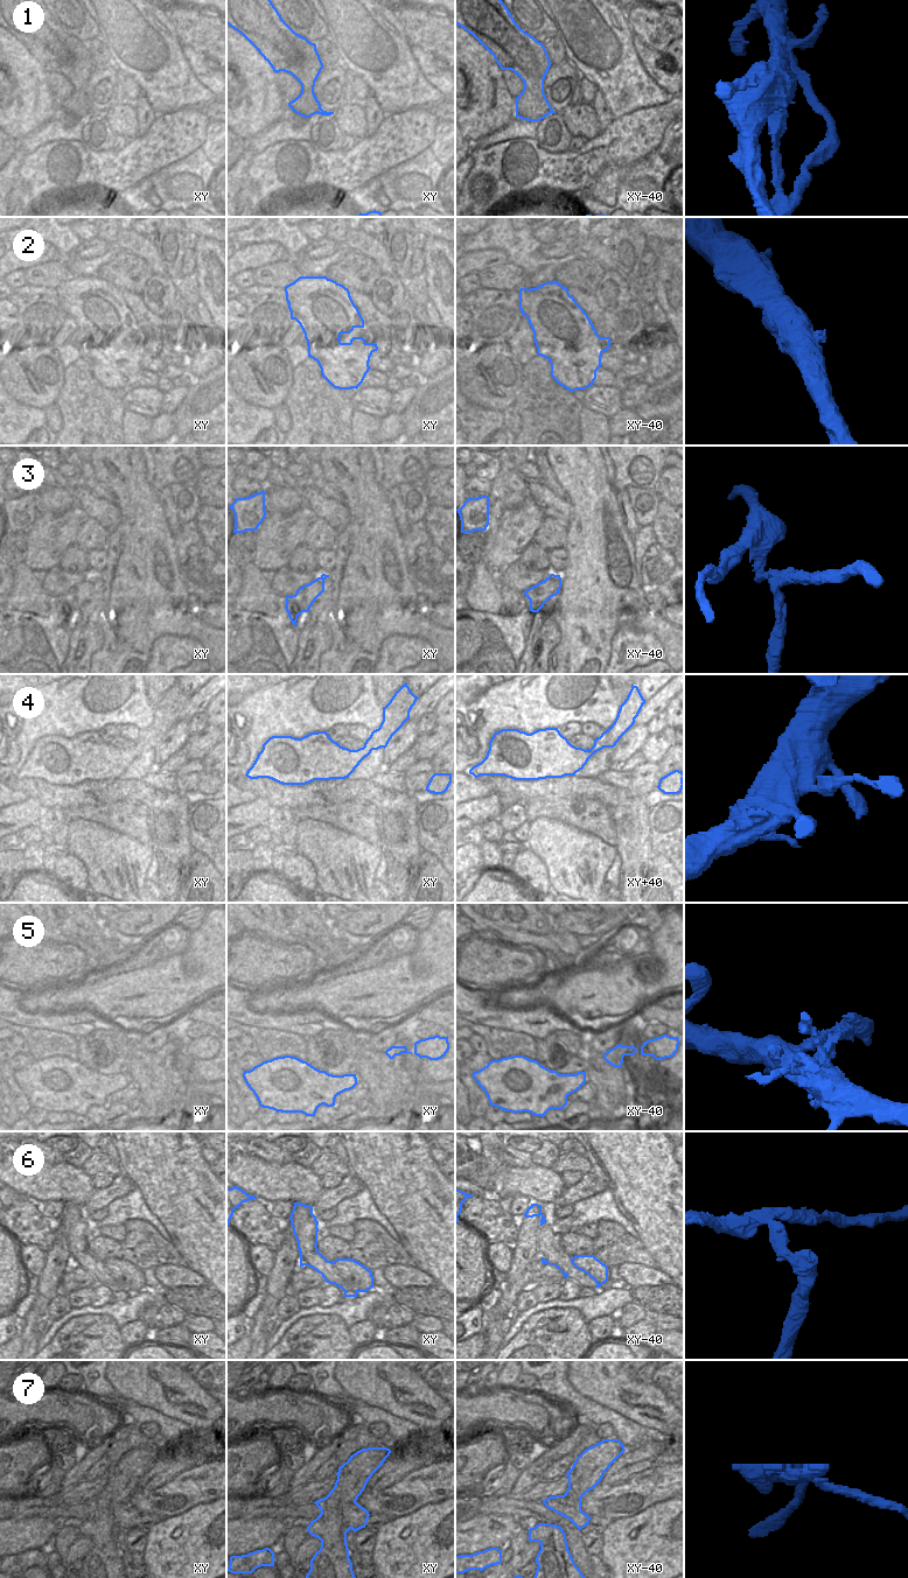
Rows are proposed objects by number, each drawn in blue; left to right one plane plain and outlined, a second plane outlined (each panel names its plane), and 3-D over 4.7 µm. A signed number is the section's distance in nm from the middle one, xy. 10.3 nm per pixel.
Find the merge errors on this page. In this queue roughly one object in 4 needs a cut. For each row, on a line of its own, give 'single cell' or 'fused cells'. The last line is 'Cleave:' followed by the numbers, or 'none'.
1: fused cells
2: single cell
3: fused cells
4: single cell
5: single cell
6: fused cells
7: fused cells
Cleave: 1, 3, 6, 7

